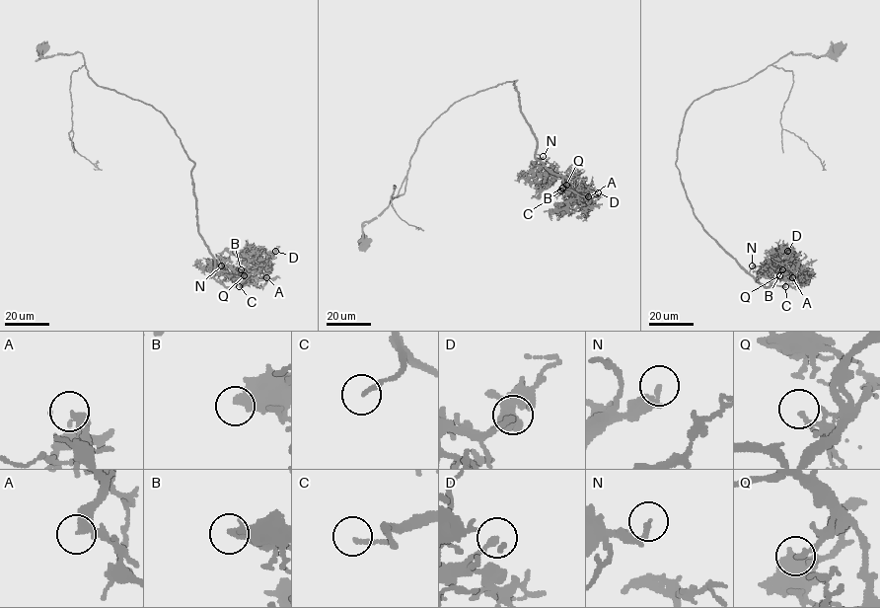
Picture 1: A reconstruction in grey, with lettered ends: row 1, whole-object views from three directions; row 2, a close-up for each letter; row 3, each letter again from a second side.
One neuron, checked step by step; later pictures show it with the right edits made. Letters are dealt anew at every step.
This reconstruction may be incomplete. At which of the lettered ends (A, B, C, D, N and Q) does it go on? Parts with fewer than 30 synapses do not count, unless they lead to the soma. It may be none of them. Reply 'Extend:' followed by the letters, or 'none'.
Extend: B, C, Q

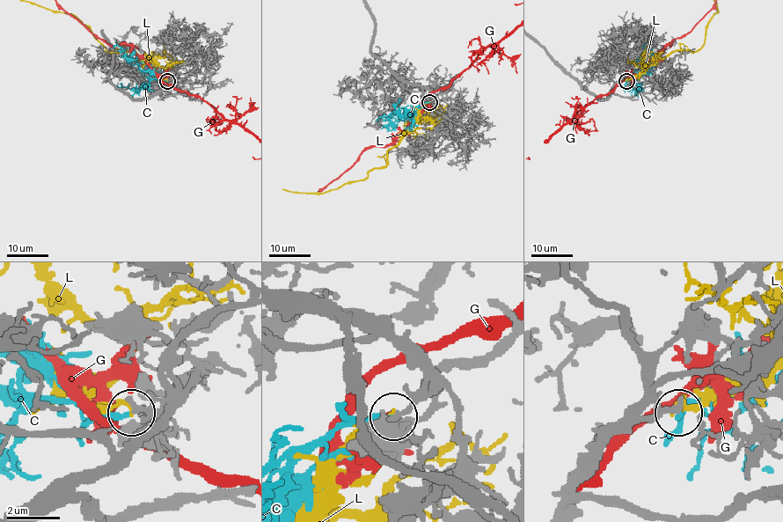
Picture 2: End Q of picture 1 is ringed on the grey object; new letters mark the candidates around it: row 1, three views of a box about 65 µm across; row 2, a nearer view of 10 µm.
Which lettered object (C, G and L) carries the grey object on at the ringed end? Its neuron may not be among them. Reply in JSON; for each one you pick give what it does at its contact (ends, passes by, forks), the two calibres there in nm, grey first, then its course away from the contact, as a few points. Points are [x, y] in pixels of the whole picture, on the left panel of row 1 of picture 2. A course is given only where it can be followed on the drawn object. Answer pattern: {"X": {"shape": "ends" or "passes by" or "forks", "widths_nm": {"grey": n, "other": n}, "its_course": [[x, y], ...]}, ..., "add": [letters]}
{"C": {"shape": "ends", "widths_nm": {"grey": 130, "other": 180}, "its_course": [[167, 81], [160, 81], [150, 70], [142, 70], [118, 46], [113, 47]]}, "add": ["C"]}

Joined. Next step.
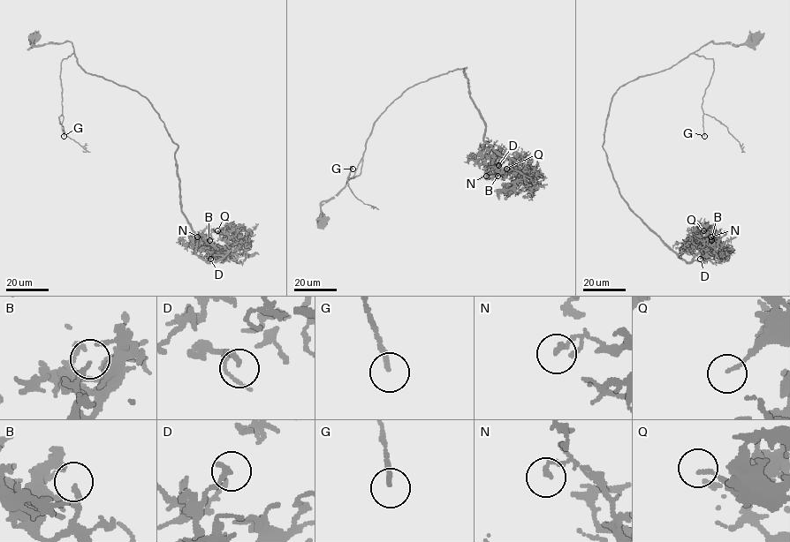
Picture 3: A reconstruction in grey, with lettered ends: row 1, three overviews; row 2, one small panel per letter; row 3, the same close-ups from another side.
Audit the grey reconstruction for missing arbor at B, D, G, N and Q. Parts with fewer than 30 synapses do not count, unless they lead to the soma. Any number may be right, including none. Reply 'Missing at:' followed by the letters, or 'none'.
Missing at: G, Q

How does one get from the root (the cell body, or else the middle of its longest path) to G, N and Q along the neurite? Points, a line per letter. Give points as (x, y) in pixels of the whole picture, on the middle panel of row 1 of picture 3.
G: (323, 222), (322, 202), (330, 200), (360, 174), (361, 159), (349, 178), (351, 166), (353, 169)
N: (323, 222), (322, 202), (360, 174), (378, 116), (456, 69), (484, 140), (515, 162), (486, 176)
Q: (323, 222), (322, 202), (360, 174), (378, 116), (456, 69), (484, 140), (523, 158), (506, 169)

